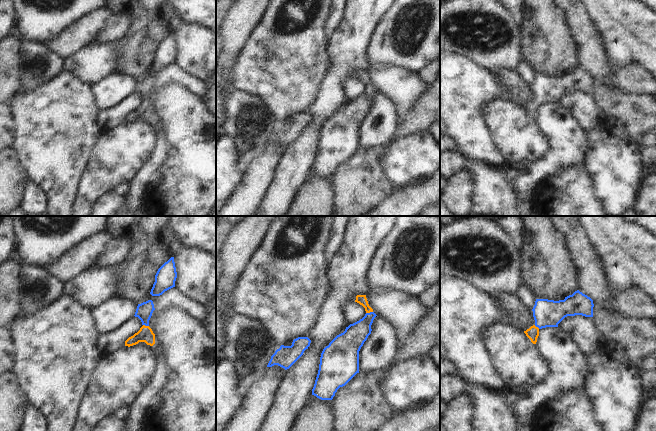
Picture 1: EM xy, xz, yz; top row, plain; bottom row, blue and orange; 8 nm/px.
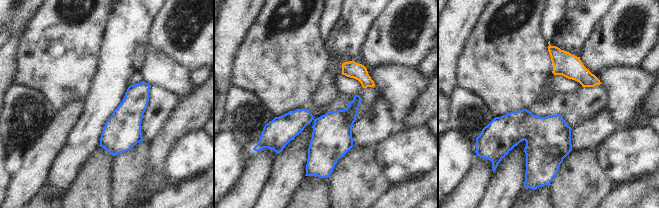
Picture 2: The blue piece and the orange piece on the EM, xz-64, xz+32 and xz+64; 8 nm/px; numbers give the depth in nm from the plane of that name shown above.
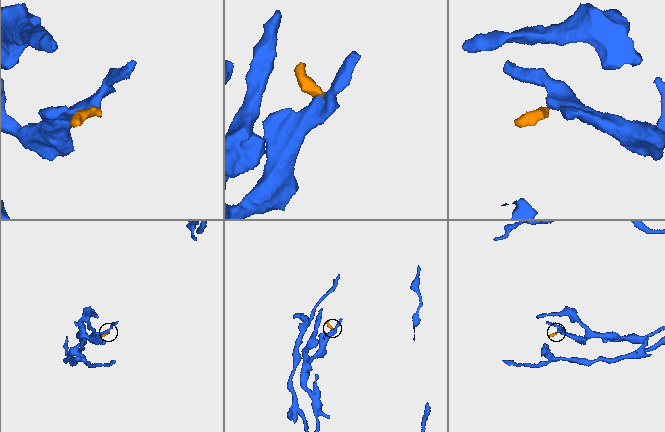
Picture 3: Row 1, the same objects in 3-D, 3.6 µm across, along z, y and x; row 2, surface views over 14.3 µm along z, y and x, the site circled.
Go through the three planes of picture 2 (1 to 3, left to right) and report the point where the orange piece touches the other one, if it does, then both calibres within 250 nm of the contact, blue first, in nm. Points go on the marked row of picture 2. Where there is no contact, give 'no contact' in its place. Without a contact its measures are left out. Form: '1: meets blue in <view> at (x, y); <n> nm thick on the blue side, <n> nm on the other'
1: no contact
2: no contact
3: no contact

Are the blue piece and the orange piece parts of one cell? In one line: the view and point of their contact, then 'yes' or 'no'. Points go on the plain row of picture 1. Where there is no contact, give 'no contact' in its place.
xz (370, 88) | yes

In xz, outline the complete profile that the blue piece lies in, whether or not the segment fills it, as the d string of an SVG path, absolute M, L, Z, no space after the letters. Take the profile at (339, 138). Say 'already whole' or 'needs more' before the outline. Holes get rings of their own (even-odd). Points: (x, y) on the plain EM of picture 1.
needs more | M357 71L355 78L365 84L365 92L346 103L321 129L312 165L312 171L321 176L332 176L337 166L359 149L359 127L371 110L371 101L377 91L369 82L366 71Z

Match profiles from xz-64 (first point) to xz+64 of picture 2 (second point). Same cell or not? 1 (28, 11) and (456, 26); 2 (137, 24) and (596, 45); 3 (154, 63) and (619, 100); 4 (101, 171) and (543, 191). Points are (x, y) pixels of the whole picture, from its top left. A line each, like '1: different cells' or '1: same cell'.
1: same cell
2: different cells
3: same cell
4: same cell

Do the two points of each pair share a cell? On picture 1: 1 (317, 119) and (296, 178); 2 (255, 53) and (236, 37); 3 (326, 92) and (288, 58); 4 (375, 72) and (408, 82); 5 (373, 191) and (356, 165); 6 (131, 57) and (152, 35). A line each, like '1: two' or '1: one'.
1: one
2: two
3: two
4: one
5: one
6: one

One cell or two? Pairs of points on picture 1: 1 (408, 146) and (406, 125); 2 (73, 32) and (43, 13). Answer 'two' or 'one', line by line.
1: two
2: two

